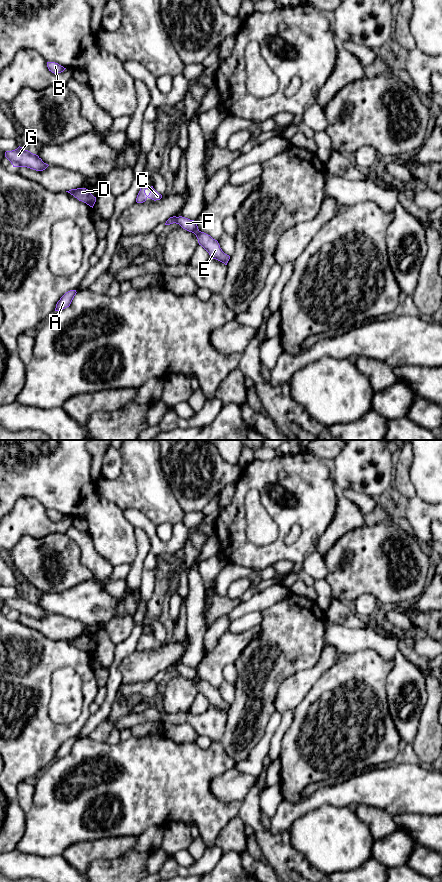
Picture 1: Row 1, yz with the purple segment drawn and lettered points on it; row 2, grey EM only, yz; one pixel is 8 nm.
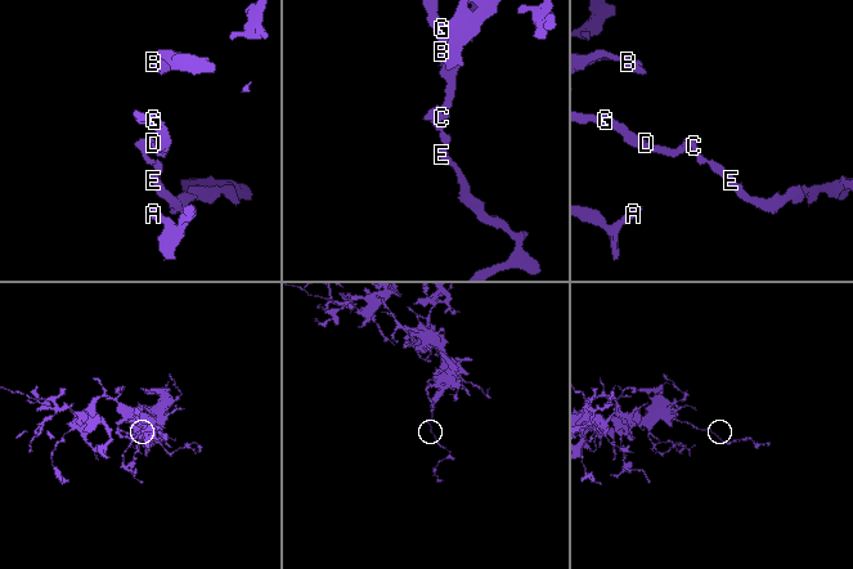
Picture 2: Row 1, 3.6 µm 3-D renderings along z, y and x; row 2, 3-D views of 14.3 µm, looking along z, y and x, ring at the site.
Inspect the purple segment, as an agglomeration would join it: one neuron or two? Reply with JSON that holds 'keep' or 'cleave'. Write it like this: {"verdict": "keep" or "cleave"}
{"verdict": "keep"}

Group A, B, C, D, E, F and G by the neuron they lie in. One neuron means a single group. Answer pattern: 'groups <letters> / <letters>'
groups A B C D E F G

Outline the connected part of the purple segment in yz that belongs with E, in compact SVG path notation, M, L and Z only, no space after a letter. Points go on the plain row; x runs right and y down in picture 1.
M173 664L166 669L165 673L173 671L179 672L183 677L194 681L198 687L199 693L201 693L209 701L210 705L227 713L230 704L222 699L217 688L213 687L210 683L201 680L194 668L190 668L182 664Z

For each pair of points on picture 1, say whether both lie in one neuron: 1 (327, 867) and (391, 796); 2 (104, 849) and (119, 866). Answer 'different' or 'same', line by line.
1: different
2: different

